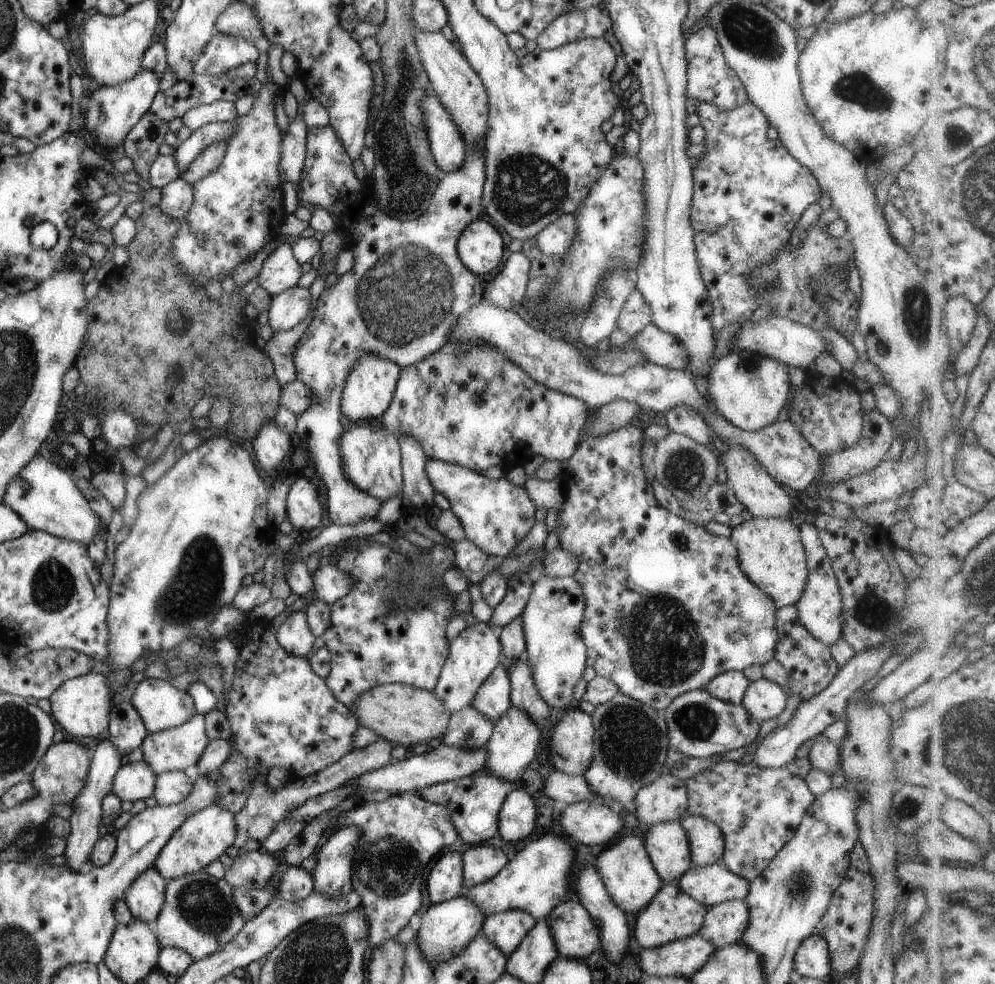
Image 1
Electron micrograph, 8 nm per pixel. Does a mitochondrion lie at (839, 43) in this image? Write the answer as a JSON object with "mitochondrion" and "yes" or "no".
{"mitochondrion":"no"}

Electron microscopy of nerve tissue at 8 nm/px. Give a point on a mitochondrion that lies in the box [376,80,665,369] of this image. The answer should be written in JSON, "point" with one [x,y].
{"point":[527,189]}

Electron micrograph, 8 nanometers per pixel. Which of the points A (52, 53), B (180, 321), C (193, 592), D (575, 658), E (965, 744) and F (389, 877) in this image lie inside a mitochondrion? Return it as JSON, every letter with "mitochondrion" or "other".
{"A":"other","B":"mitochondrion","C":"mitochondrion","D":"other","E":"mitochondrion","F":"mitochondrion"}

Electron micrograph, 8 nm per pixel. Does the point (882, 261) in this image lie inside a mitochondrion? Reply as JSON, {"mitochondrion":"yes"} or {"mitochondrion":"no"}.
{"mitochondrion":"no"}

